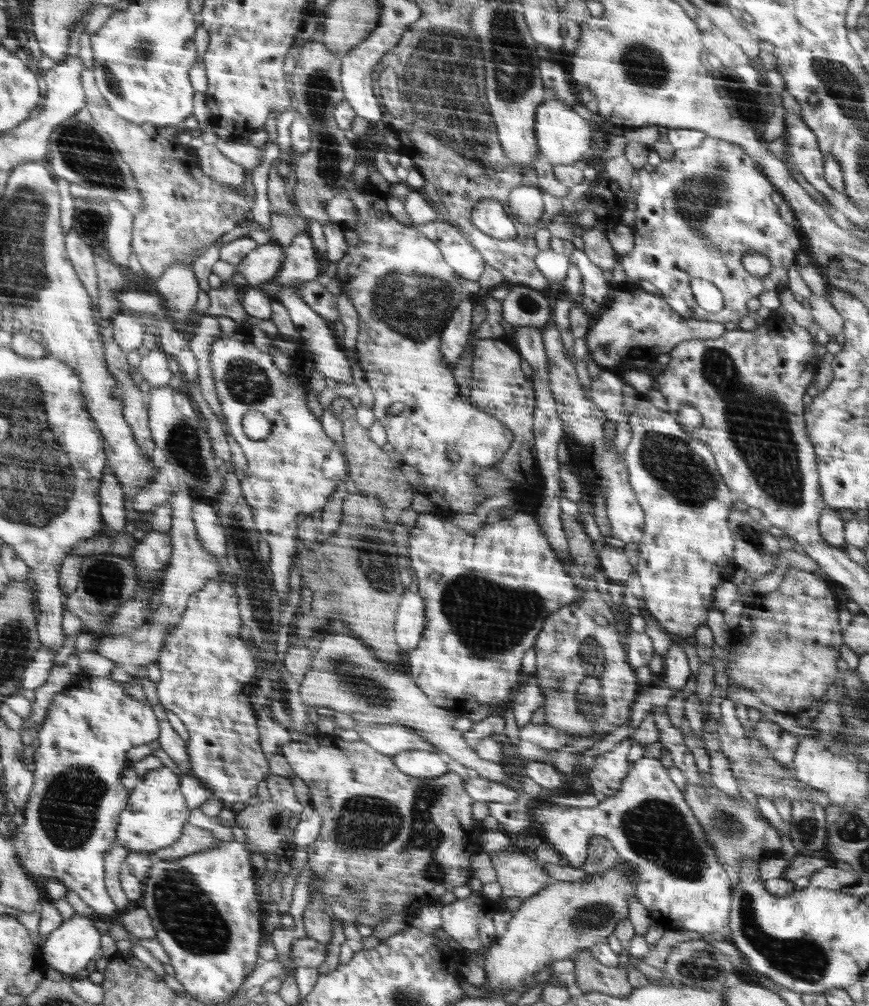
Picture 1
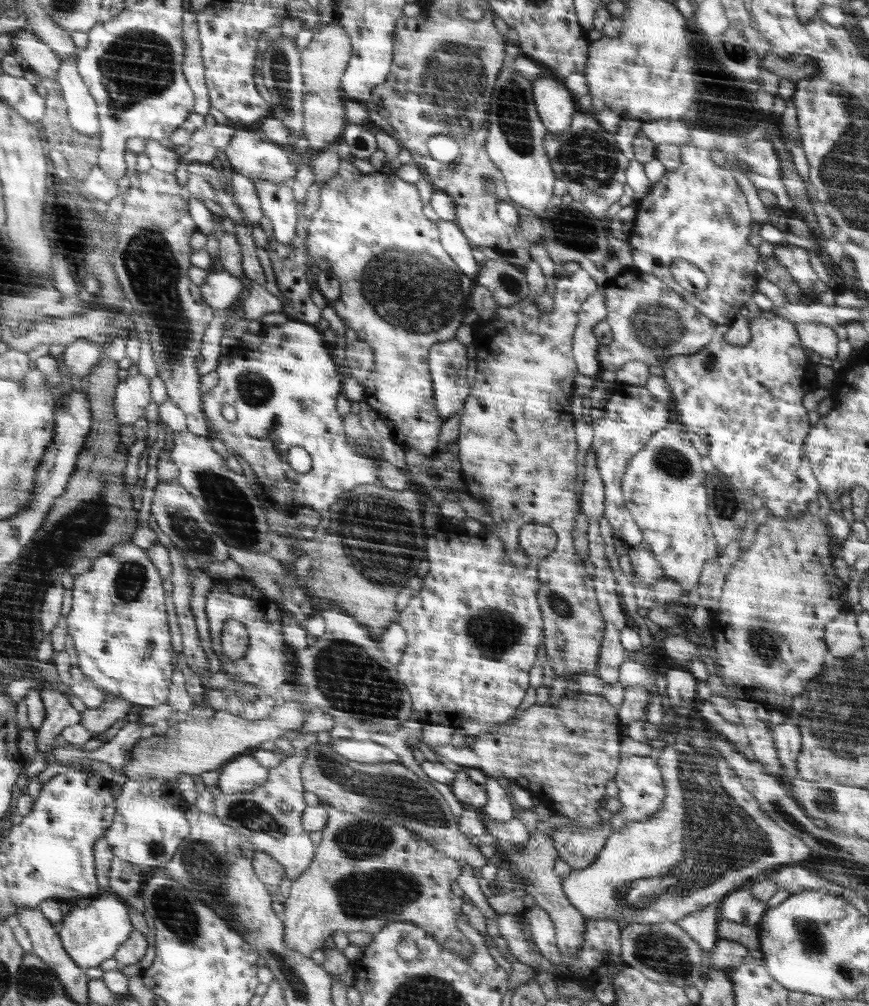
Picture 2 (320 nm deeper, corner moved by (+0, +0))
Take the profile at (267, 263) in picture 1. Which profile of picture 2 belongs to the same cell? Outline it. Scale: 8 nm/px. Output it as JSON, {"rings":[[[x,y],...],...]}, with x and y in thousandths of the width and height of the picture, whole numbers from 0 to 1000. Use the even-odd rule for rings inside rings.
{"rings":[[[243,267],[232,282],[232,293],[246,309],[260,309],[275,296],[280,287],[280,278],[262,270]]]}

